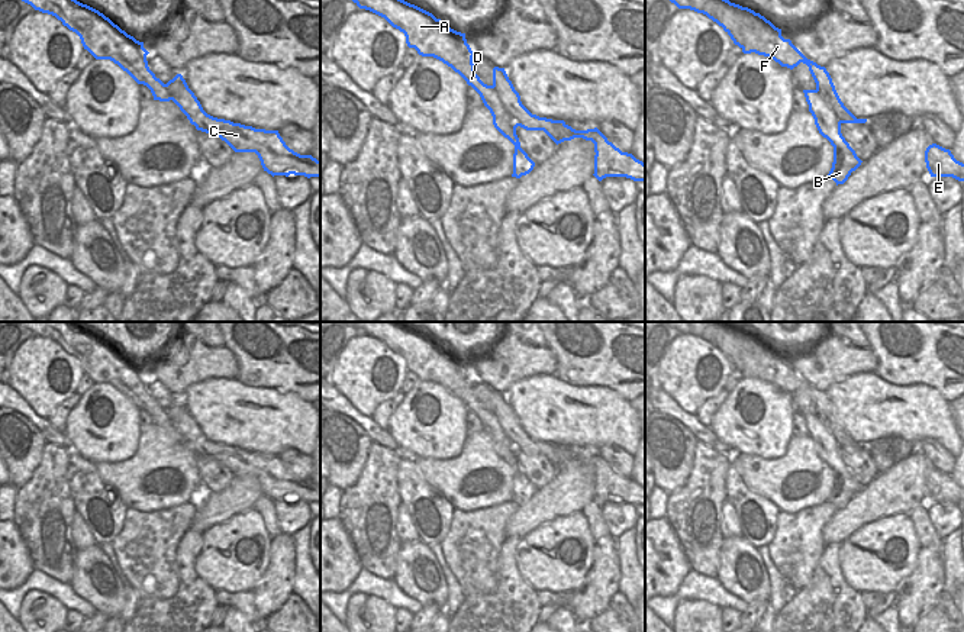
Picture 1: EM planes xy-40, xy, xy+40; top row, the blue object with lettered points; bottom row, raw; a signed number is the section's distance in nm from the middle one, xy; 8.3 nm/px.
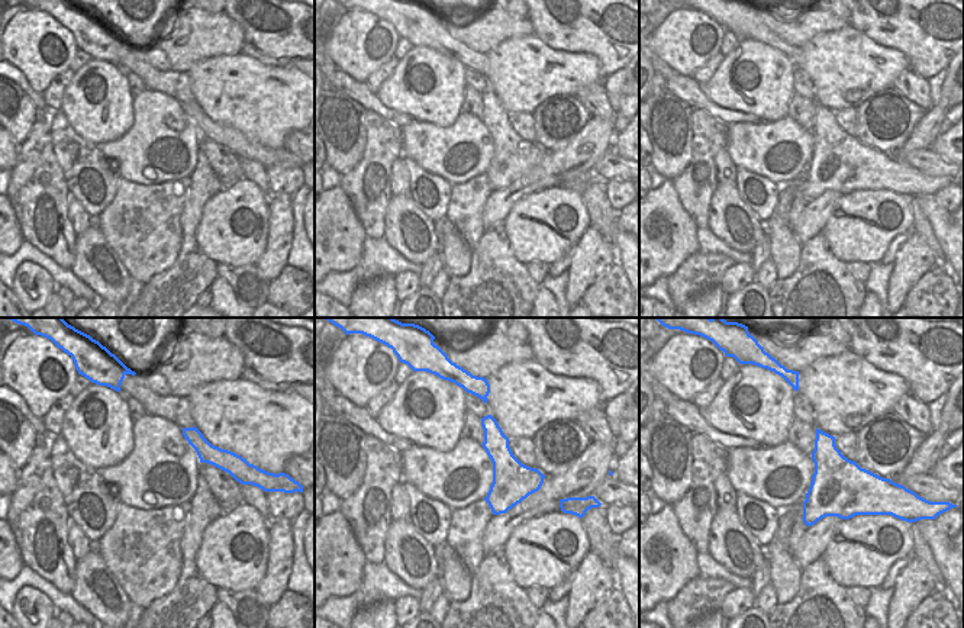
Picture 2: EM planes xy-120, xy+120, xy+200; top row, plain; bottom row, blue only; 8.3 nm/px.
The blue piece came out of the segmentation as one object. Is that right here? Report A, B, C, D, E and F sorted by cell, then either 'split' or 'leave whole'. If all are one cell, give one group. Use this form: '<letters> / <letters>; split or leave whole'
A C E F / B D; split

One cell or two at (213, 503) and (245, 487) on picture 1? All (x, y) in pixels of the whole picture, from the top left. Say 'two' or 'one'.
one

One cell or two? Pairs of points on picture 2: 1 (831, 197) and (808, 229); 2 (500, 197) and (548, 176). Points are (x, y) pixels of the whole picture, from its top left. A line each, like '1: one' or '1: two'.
1: one
2: one

